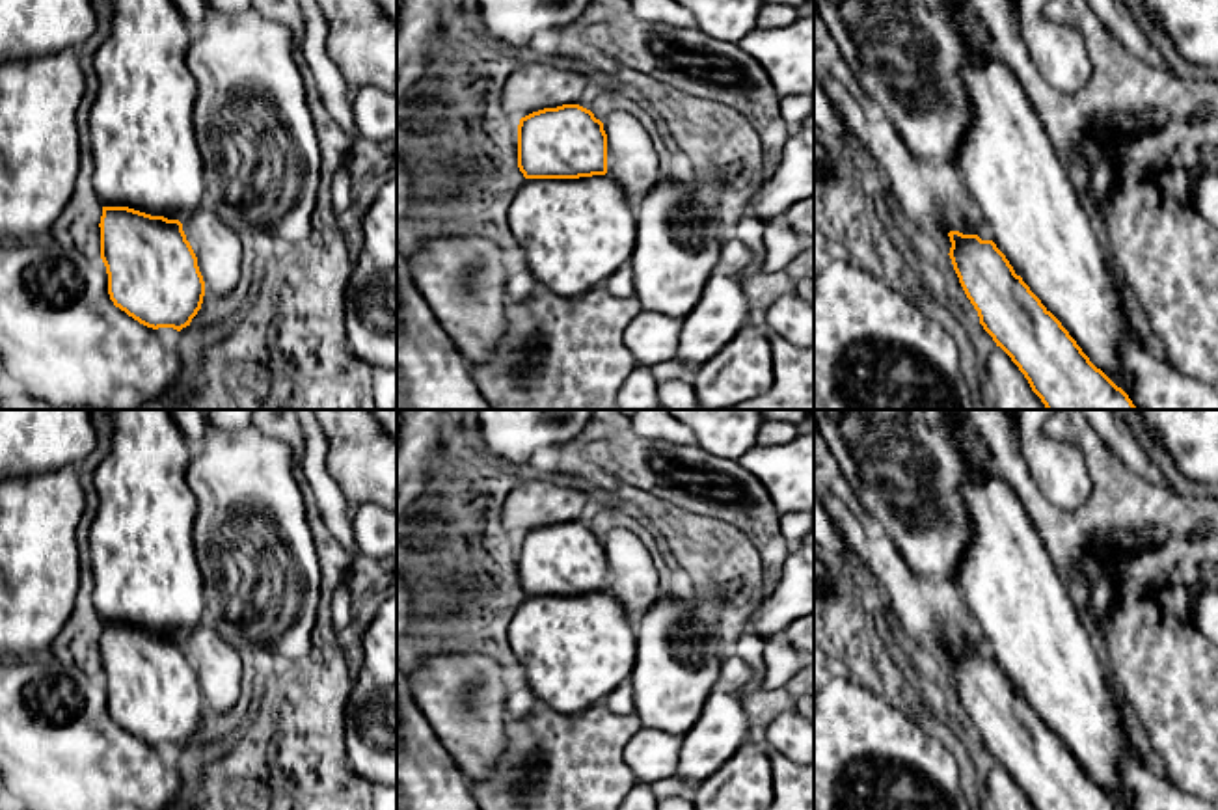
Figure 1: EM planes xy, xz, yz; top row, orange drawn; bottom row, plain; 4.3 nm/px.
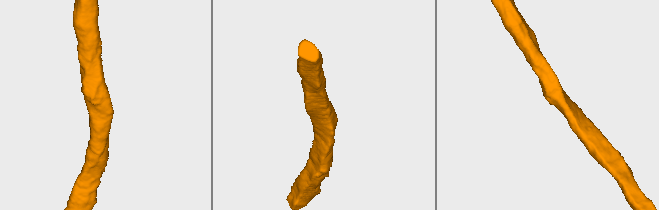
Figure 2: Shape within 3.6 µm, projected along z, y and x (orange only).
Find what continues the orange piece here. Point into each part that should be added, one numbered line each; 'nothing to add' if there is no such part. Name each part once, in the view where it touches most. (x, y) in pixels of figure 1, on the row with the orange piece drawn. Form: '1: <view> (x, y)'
1: yz (1034, 213)

